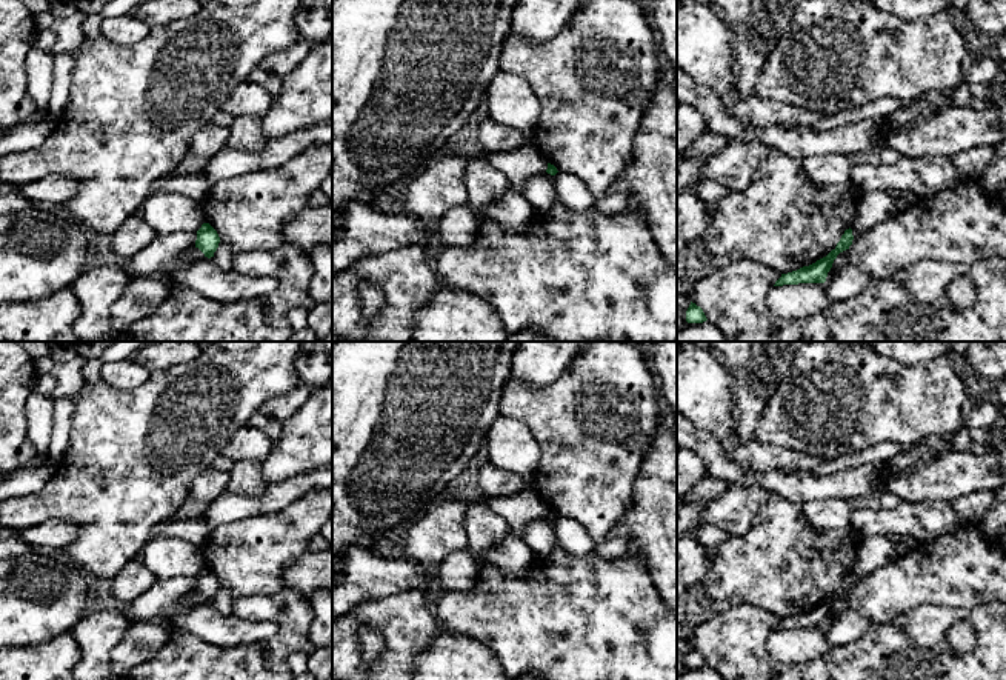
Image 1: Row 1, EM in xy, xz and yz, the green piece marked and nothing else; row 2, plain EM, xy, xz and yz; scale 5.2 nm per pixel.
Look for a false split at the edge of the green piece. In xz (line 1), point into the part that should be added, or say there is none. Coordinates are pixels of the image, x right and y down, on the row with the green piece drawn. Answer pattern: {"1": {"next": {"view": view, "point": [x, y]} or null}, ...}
{"1": {"next": null}}

